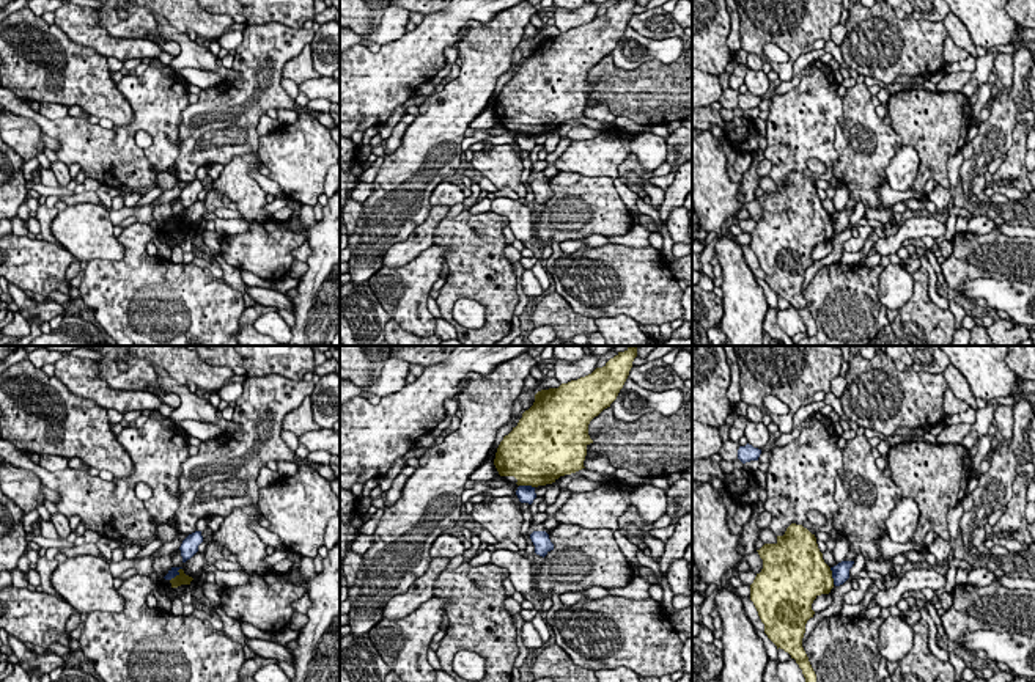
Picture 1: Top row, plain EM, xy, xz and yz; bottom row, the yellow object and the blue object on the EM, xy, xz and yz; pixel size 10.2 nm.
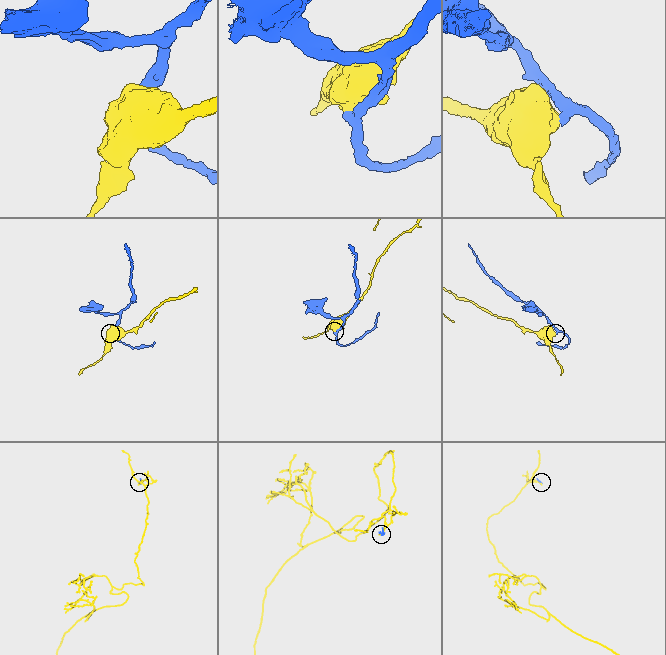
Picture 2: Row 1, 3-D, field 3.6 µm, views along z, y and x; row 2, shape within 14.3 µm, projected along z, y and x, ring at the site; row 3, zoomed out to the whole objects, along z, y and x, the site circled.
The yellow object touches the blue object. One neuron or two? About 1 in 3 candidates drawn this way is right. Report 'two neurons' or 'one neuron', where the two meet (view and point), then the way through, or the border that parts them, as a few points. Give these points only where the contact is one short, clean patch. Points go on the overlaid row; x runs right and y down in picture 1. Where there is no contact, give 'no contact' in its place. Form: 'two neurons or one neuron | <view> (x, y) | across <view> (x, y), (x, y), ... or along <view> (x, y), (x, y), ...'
two neurons | yz (831, 575) | along yz (829, 568), (834, 583)

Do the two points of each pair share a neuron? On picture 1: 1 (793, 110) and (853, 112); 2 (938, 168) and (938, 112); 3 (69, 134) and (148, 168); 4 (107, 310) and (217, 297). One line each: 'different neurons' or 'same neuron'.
1: different neurons
2: same neuron
3: same neuron
4: same neuron

